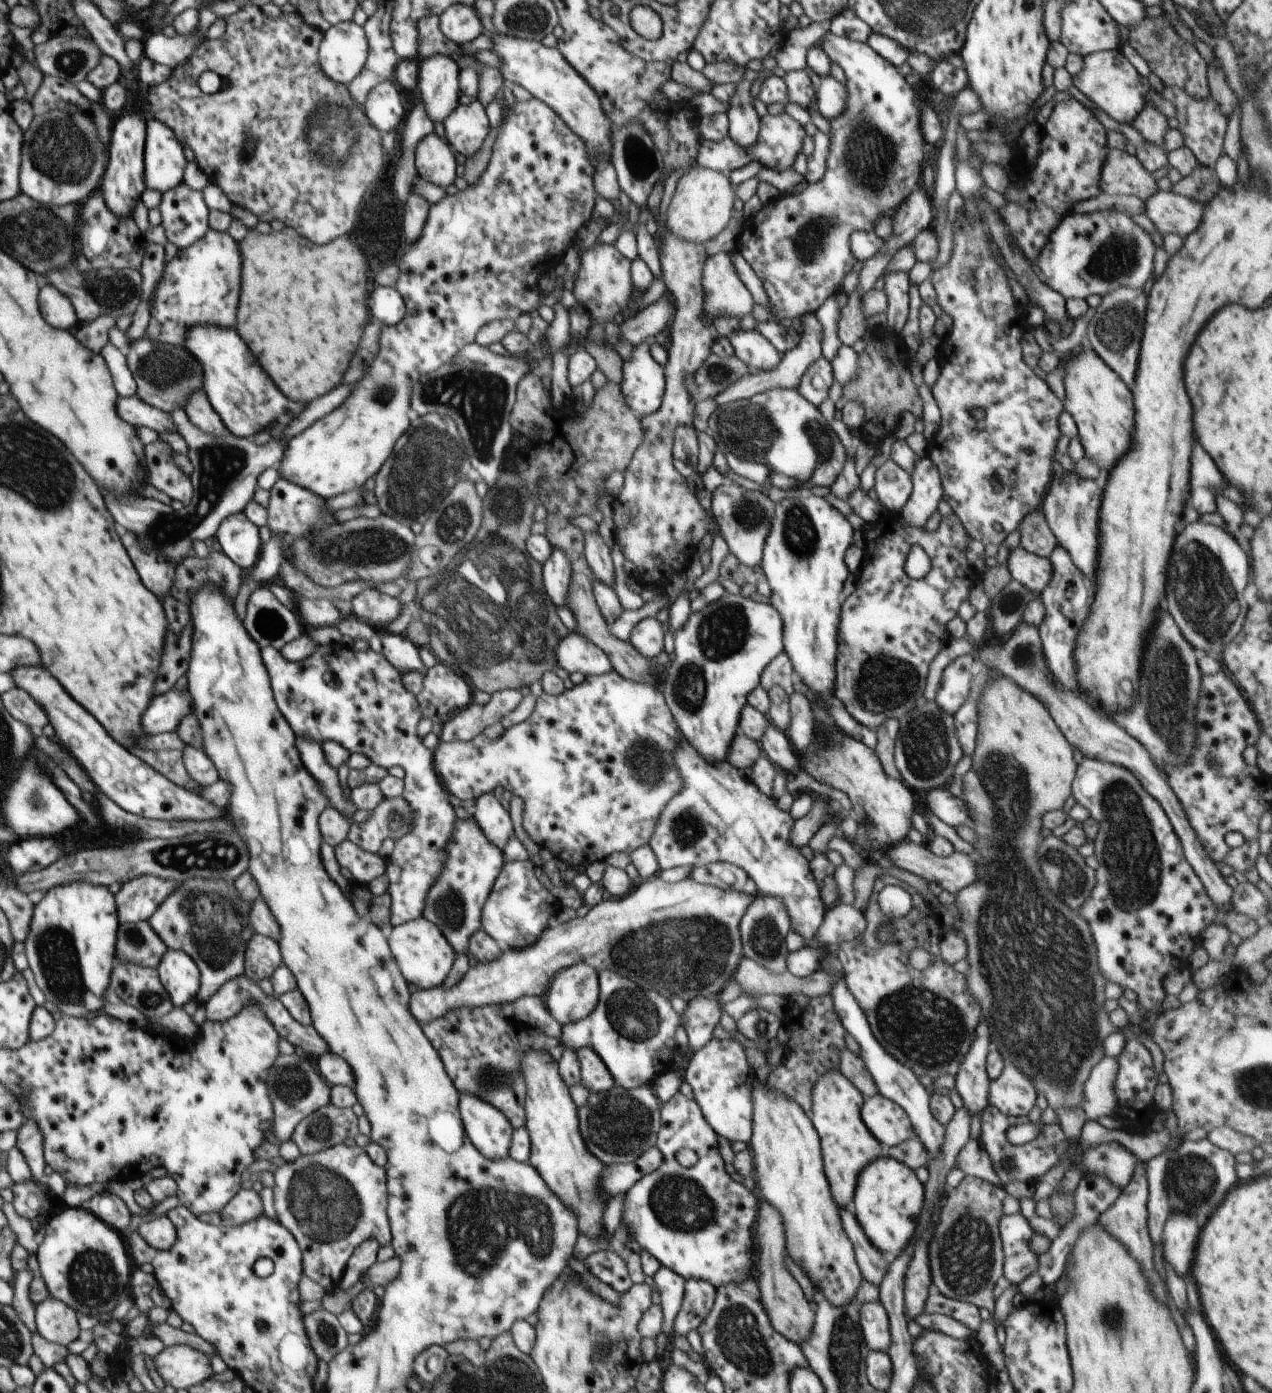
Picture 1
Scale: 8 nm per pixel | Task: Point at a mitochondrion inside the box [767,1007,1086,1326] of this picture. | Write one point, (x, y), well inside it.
(965, 1255)

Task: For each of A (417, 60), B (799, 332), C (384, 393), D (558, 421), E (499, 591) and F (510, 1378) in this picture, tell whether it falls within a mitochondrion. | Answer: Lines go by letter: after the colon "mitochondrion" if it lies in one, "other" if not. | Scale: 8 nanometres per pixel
A: other
B: other
C: mitochondrion
D: other
E: mitochondrion
F: mitochondrion

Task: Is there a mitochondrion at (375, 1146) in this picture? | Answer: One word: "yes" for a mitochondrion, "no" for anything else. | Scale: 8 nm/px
no

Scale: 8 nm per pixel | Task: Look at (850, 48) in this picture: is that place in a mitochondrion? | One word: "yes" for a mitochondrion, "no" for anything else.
no

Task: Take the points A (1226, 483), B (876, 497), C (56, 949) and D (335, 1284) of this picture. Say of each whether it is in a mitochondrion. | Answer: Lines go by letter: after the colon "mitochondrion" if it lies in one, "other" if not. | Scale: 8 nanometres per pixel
A: other
B: other
C: mitochondrion
D: other

